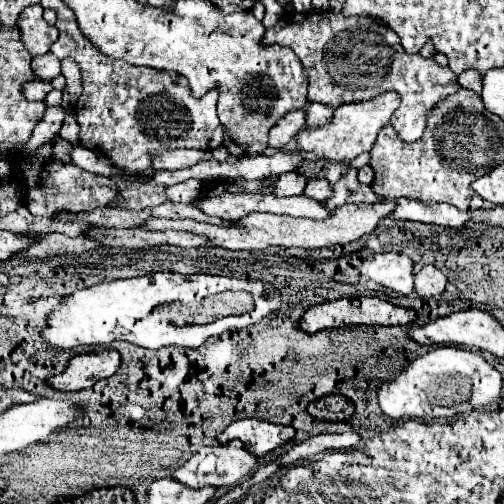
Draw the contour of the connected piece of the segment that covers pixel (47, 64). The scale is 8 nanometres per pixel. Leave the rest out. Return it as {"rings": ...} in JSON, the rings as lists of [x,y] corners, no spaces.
{"rings":[[[50,52],[48,56],[34,58],[32,60],[32,70],[34,70],[36,78],[50,82],[50,80],[54,80],[60,74],[60,60]]]}

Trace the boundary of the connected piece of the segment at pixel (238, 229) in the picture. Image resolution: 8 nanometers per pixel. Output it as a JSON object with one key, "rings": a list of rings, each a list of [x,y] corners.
{"rings":[[[382,200],[374,204],[344,204],[334,210],[334,214],[328,220],[300,220],[290,216],[276,216],[276,214],[258,214],[246,216],[244,220],[238,220],[236,226],[214,226],[194,220],[166,220],[166,218],[152,218],[144,224],[148,230],[184,230],[184,232],[196,232],[202,236],[208,236],[214,244],[230,250],[262,250],[268,246],[286,246],[286,248],[326,248],[326,246],[344,246],[354,240],[358,240],[364,234],[370,234],[376,230],[378,222],[386,216],[390,216],[396,210],[396,200]]]}

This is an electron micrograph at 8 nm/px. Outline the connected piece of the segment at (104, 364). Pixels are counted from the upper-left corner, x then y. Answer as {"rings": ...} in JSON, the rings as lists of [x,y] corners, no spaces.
{"rings":[[[104,350],[98,354],[74,356],[68,368],[46,380],[46,384],[54,390],[76,392],[94,386],[98,380],[112,376],[120,366],[120,354],[116,350]]]}

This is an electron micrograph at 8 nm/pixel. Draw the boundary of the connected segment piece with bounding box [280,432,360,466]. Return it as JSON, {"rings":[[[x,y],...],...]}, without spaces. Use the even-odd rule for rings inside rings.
{"rings":[[[320,432],[316,436],[310,436],[305,441],[296,444],[287,453],[281,455],[283,465],[288,466],[302,459],[324,452],[324,450],[348,450],[352,446],[358,446],[360,436],[356,432],[344,432],[344,434],[328,434]]]}

